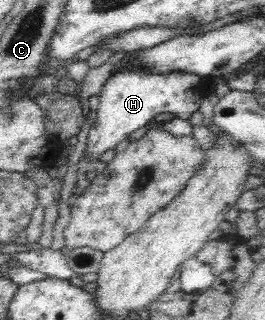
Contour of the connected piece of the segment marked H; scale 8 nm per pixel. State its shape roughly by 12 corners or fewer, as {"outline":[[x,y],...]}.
{"outline":[[122,70],[100,92],[82,158],[162,113],[189,120],[211,78]]}

